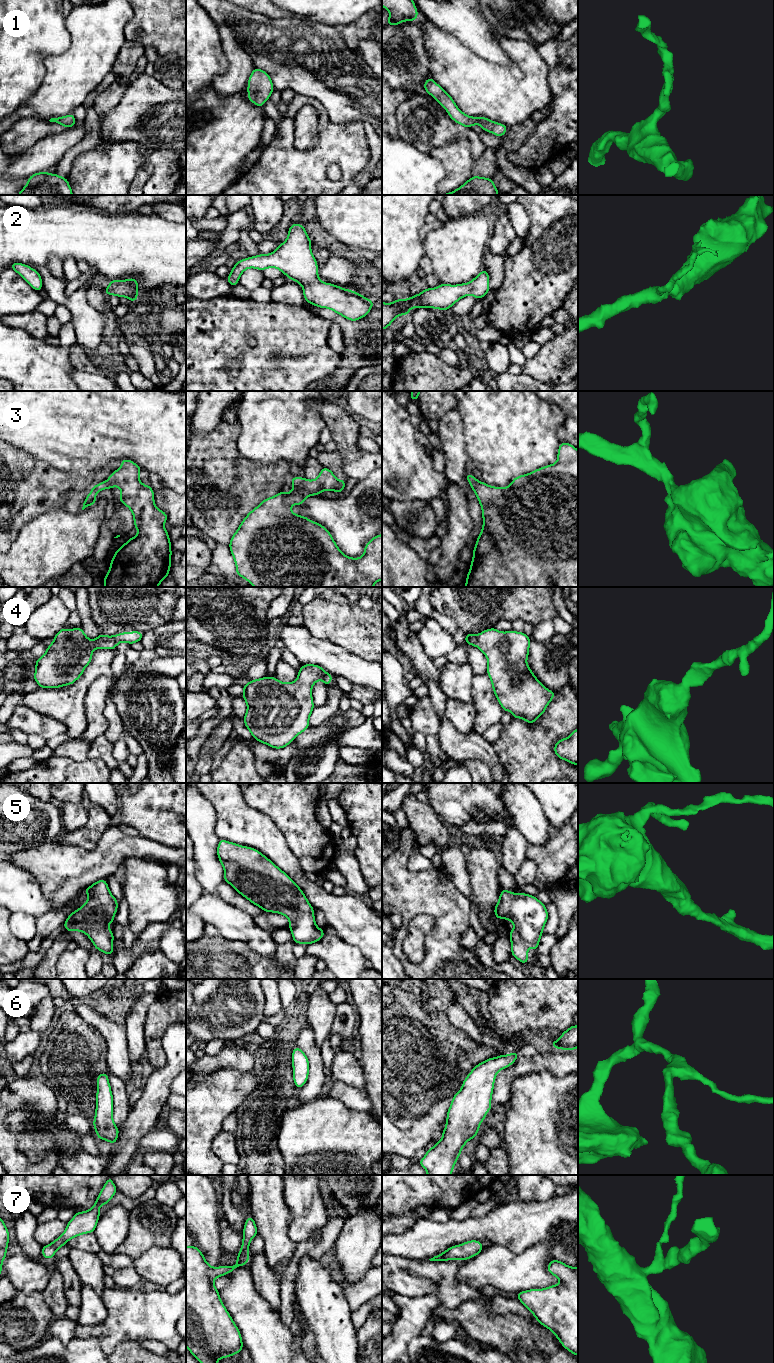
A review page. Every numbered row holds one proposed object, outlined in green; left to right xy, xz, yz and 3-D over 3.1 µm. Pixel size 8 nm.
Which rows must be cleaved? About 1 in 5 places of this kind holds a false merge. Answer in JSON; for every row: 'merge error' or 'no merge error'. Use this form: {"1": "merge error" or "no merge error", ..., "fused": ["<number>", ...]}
{"1": "no merge error", "2": "no merge error", "3": "no merge error", "4": "no merge error", "5": "no merge error", "6": "no merge error", "7": "no merge error", "fused": []}

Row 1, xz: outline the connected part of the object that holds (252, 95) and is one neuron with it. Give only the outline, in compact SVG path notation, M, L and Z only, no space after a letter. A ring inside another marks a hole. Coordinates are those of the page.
M254 68L248 80L248 99L258 107L263 107L274 89L271 77L264 70Z

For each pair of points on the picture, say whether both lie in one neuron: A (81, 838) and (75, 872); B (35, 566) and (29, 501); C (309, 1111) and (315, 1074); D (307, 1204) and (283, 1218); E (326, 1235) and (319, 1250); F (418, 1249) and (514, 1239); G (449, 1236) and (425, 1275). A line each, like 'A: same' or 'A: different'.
A: different
B: different
C: different
D: different
E: same
F: same
G: different

